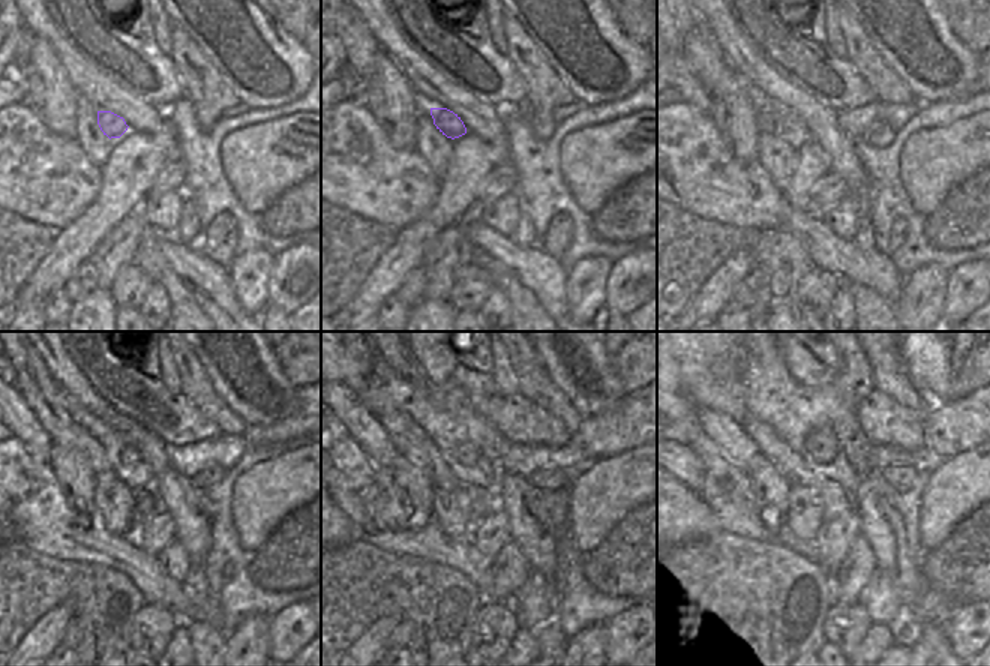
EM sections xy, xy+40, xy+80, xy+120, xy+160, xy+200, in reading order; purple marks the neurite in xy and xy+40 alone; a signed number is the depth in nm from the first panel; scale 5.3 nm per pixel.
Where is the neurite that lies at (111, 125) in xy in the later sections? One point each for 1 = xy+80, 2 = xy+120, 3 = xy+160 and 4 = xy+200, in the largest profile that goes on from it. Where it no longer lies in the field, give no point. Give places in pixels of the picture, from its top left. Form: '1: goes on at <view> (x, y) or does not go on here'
1: goes on at xy+80 (785, 120)
2: goes on at xy+120 (114, 455)
3: goes on at xy+160 (450, 455)
4: goes on at xy+200 (786, 447)

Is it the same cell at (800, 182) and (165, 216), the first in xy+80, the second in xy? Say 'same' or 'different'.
different

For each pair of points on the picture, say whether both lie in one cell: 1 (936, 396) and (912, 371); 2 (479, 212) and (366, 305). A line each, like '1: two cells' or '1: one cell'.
1: one cell
2: two cells

